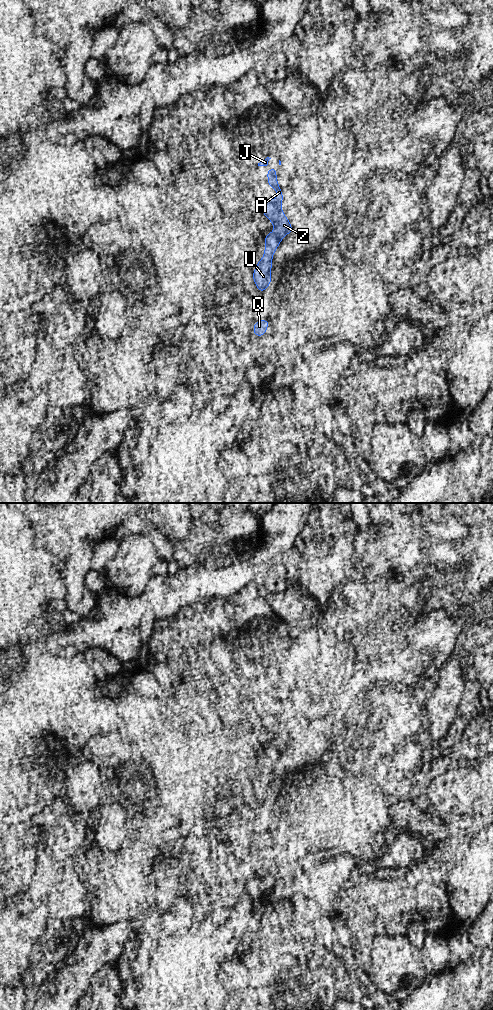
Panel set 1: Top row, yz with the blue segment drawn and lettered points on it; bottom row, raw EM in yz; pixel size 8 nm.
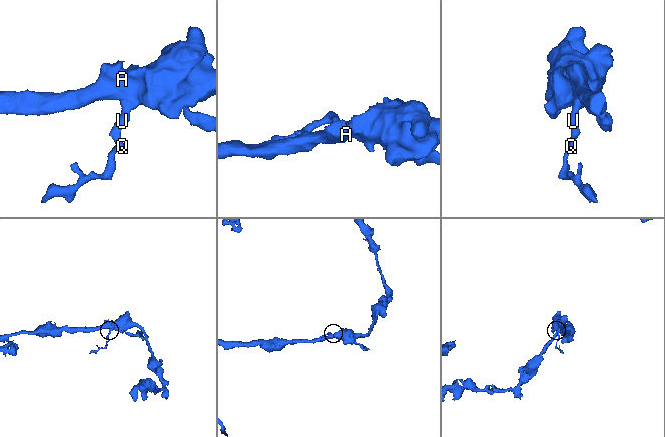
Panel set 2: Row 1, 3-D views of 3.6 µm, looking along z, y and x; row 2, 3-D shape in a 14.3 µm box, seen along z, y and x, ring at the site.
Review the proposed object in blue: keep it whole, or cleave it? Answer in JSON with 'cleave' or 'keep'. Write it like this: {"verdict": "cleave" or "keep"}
{"verdict": "cleave"}

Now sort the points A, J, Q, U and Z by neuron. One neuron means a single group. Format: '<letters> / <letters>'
A J Z / Q U

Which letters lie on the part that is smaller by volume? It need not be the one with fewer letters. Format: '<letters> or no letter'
Q, U

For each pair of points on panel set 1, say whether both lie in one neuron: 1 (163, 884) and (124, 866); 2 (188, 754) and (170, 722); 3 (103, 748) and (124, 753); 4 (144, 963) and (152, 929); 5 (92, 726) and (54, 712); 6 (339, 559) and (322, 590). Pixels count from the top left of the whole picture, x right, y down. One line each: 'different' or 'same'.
1: different
2: same
3: same
4: same
5: same
6: same

